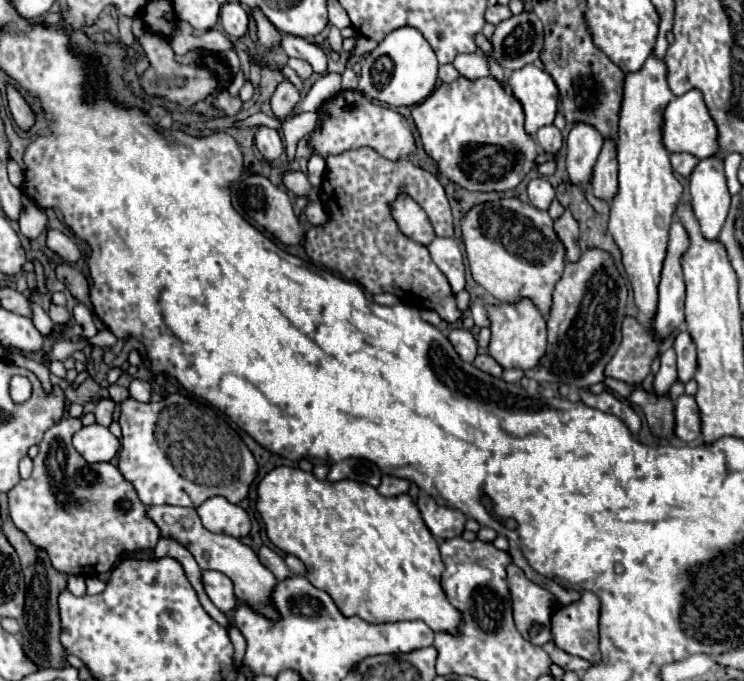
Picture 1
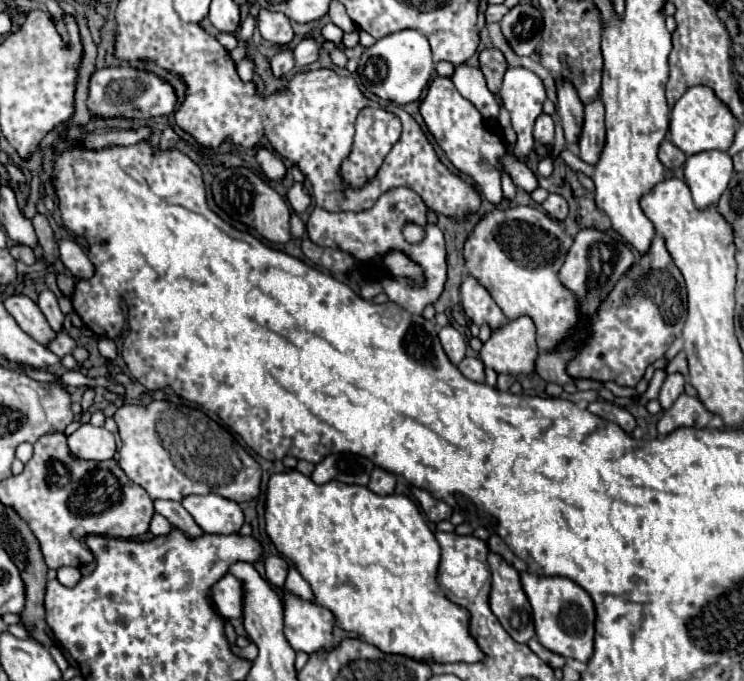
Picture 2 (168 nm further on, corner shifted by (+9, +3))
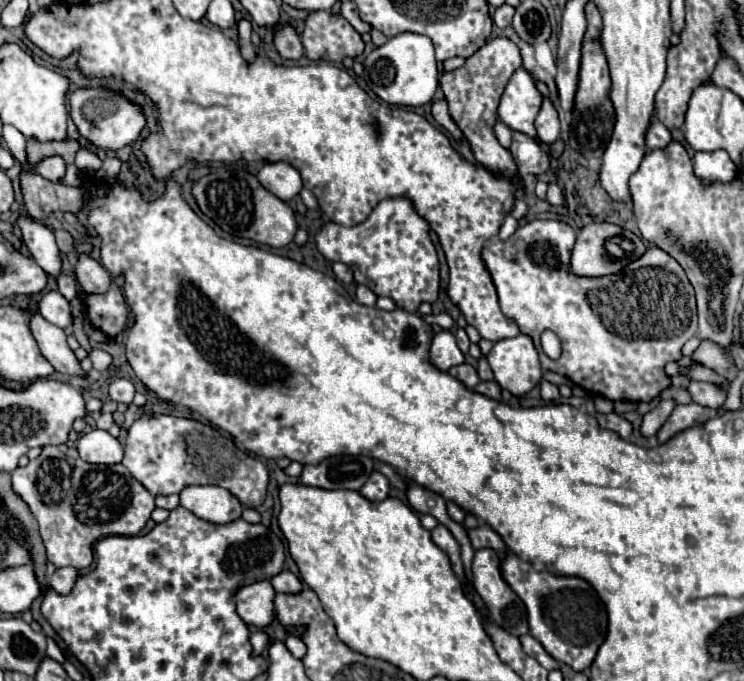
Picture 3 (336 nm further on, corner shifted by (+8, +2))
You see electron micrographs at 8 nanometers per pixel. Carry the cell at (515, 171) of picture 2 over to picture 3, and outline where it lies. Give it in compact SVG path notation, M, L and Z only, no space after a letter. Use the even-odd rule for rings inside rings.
M500 36L500 38L488 40L482 48L478 48L478 52L474 52L462 68L444 72L440 78L444 96L450 106L450 116L464 132L476 160L482 166L504 174L506 178L520 178L520 172L518 172L518 166L516 166L510 150L500 146L500 142L496 140L492 126L498 120L496 108L498 108L500 96L504 92L504 86L508 84L512 72L520 66L522 66L522 58L520 58L518 46L514 42L510 42L506 36Z

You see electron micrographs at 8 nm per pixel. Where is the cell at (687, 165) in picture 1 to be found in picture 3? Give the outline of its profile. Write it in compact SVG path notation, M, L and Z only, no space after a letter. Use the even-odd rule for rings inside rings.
M654 118L654 122L650 124L650 130L646 134L648 150L664 150L670 144L670 140L672 140L672 136L670 136L668 128L658 118Z

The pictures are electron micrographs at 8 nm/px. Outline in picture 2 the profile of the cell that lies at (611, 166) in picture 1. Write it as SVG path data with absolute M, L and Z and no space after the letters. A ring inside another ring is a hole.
M599 97L585 103L585 117L577 145L579 157L585 163L595 165L599 161L601 149L605 145L605 107Z

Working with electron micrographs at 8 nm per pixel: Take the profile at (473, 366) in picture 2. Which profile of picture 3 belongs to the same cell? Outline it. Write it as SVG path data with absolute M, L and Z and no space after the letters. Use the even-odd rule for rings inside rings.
M460 364L460 366L454 366L454 368L450 368L448 370L448 374L452 374L454 378L458 378L466 388L476 388L476 384L480 382L480 378L478 378L478 372L476 372L476 368L474 366L470 366L470 364Z

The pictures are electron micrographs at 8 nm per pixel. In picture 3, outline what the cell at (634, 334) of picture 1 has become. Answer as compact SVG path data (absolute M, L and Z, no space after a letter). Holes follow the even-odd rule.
M532 220L518 226L506 242L500 242L500 250L484 246L482 260L498 290L500 308L518 324L522 334L532 336L540 354L542 370L566 376L584 390L602 394L608 400L648 402L670 386L670 378L664 374L664 364L678 360L682 344L696 336L696 300L686 272L670 254L658 246L650 246L644 256L630 262L630 266L622 268L618 274L606 278L578 278L568 270L574 240L576 232L562 220ZM592 302L602 302L604 310L594 308ZM544 330L552 330L562 342L562 356L558 360L550 360L542 352L540 334Z

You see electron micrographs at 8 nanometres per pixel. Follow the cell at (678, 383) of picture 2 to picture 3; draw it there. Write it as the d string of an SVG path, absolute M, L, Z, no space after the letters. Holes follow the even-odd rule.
M664 400L664 402L660 402L658 404L658 408L654 408L654 410L650 410L646 416L644 416L644 422L642 422L642 436L654 436L658 430L660 430L660 426L666 422L666 418L672 414L672 410L674 410L674 406L676 406L676 402L674 400Z

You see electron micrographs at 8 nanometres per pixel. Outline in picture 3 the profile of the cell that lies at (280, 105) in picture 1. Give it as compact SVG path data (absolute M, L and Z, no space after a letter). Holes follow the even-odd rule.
M284 26L284 28L276 30L274 46L284 60L298 60L304 54L302 42L300 42L298 34L294 32L294 28L290 28L290 26Z

